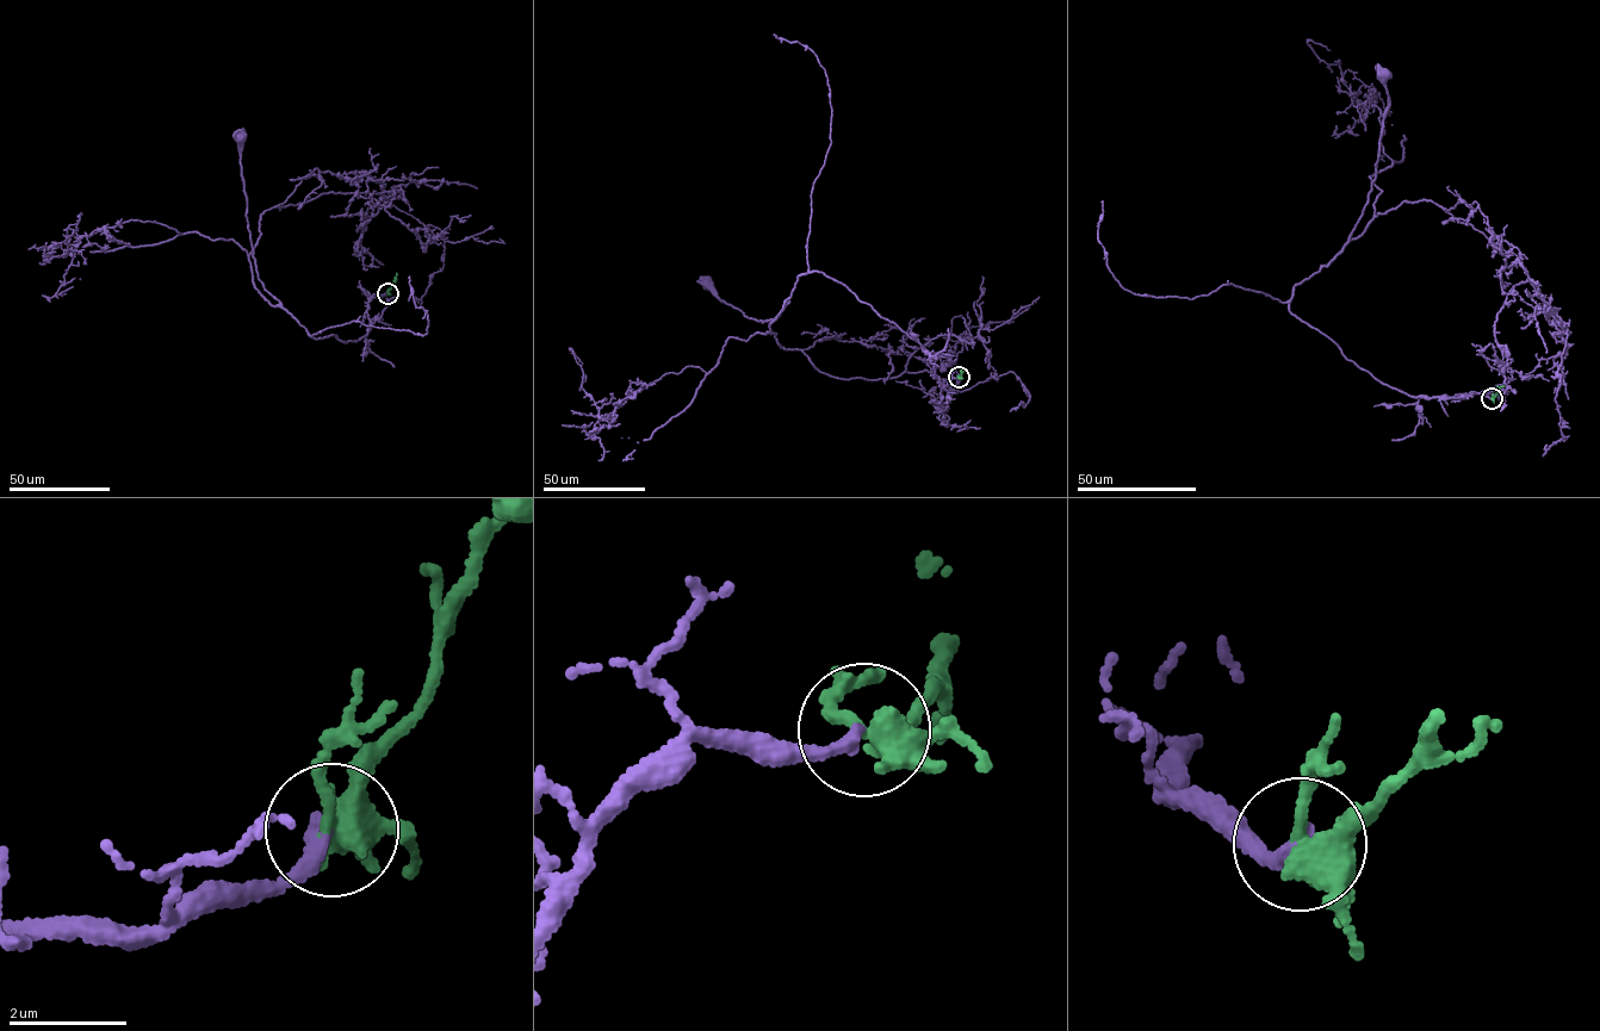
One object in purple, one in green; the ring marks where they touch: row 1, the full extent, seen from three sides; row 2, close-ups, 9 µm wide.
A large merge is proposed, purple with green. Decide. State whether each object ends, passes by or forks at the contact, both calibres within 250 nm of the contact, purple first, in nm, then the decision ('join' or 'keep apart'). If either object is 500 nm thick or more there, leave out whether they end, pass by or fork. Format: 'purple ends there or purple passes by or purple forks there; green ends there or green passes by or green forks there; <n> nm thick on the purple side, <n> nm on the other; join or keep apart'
purple ends there; green forks there; 240 nm thick on the purple side, 360 nm on the other; join

